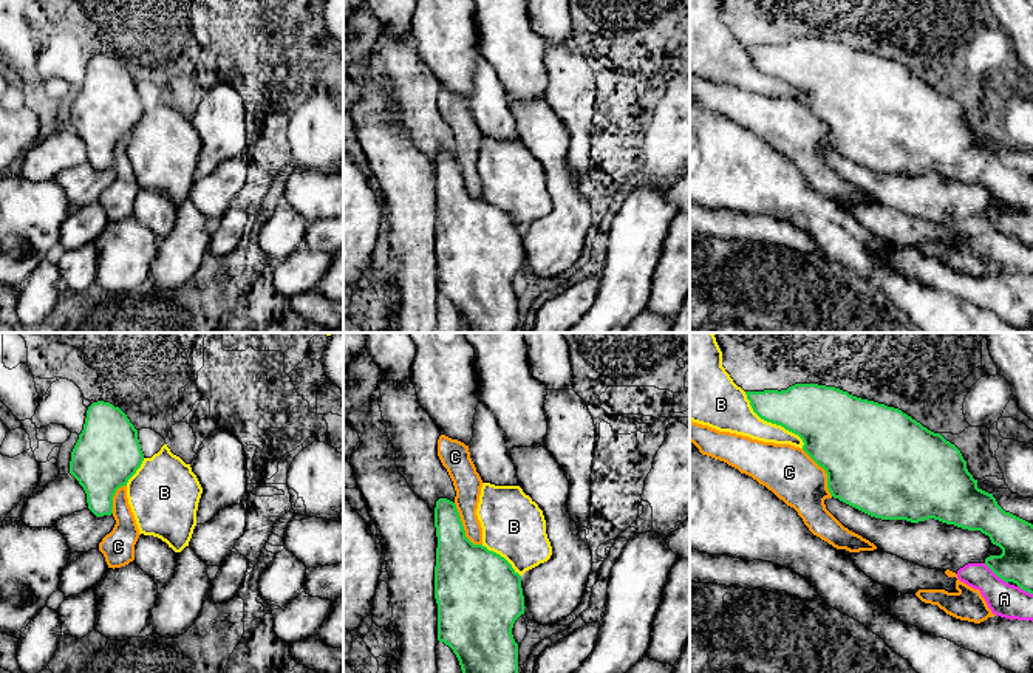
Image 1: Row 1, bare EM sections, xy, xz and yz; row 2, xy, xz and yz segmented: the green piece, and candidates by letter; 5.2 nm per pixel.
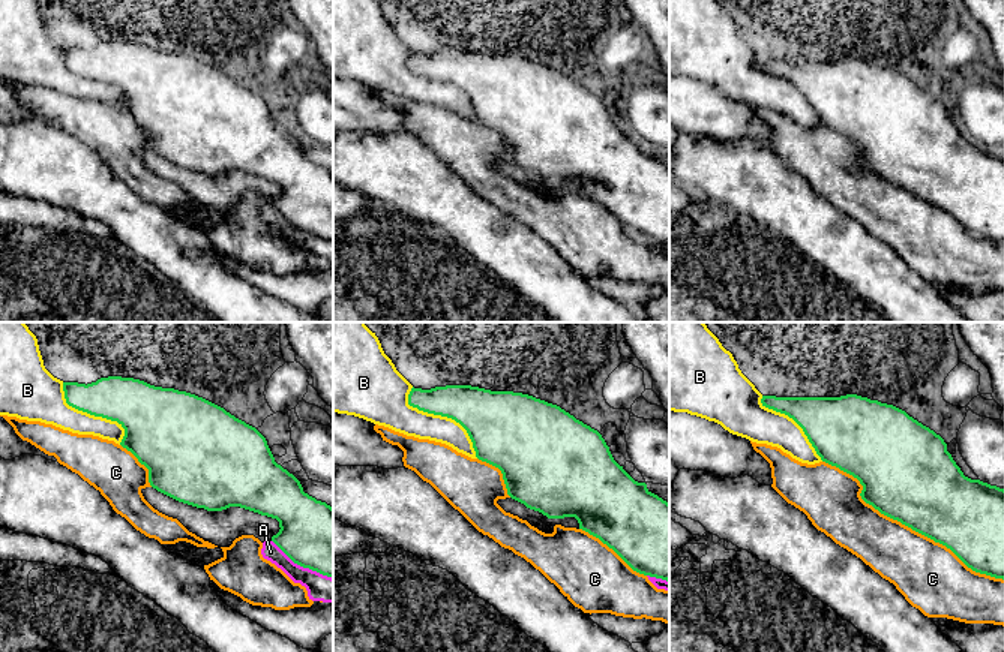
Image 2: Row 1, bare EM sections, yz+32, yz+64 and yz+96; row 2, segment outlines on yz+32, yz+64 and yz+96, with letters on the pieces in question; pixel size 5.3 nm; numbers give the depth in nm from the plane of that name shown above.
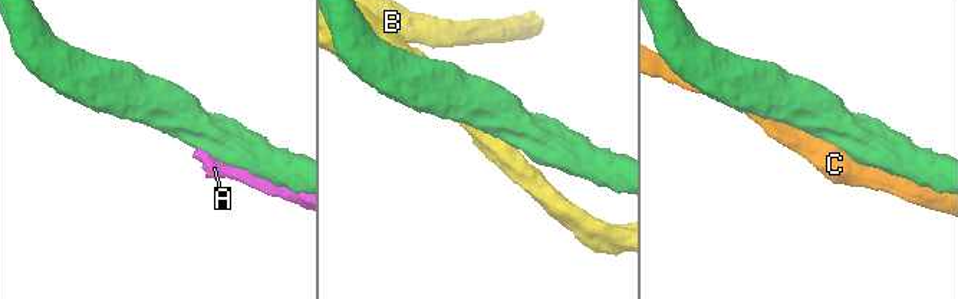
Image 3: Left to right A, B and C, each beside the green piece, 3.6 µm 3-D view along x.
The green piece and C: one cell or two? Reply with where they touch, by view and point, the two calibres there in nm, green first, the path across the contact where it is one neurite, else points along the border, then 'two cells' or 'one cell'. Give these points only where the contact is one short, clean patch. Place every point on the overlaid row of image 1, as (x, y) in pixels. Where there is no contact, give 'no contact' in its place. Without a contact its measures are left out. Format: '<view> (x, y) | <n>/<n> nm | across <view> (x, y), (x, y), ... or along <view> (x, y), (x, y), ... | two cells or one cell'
xz (463, 528) | 340/150 nm | one cell

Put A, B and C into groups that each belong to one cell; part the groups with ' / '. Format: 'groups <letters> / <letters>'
groups A / B / C

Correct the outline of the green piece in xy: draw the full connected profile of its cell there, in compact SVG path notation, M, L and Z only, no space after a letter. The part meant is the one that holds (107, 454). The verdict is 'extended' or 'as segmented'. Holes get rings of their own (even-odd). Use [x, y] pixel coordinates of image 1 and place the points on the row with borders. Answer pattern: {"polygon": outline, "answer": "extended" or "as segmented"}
{"polygon": "M93 402L71 452L70 473L84 487L96 517L113 514L116 490L127 486L142 461L138 430L127 415L110 402Z", "answer": "as segmented"}

